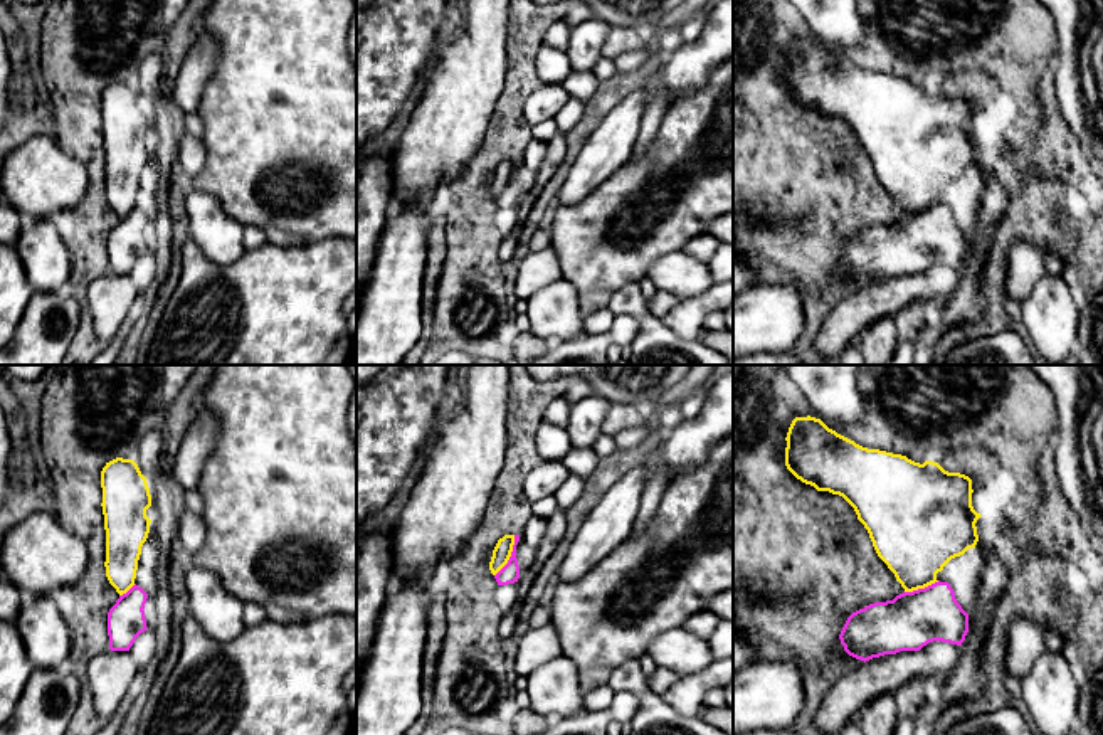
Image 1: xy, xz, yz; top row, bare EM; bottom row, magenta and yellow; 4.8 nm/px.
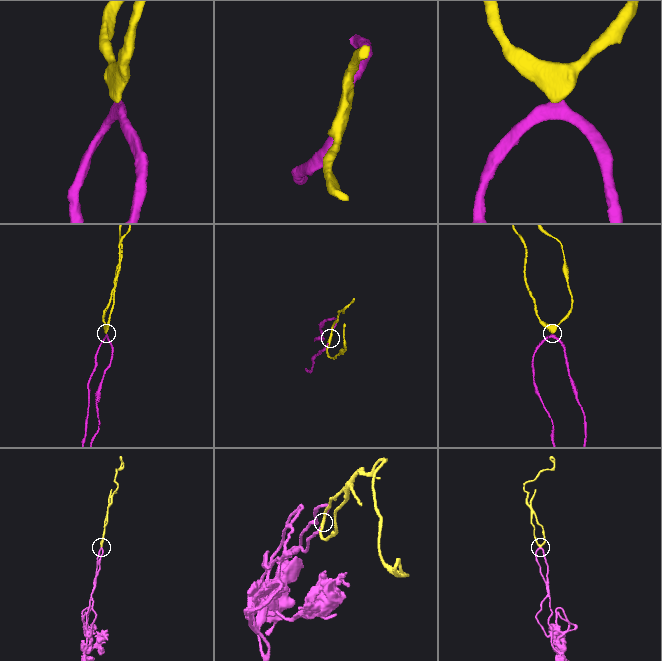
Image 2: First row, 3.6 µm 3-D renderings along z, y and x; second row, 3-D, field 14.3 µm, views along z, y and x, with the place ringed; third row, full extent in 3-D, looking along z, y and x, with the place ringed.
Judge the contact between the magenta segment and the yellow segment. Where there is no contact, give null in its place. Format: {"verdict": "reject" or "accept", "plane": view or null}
{"verdict": "reject", "plane": "xz"}

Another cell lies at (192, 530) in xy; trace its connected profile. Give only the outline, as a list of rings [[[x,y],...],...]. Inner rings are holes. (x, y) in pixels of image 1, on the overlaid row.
[[[183,511],[178,521],[178,537],[188,557],[195,555],[205,538],[207,538],[207,526],[202,515],[193,511]]]

